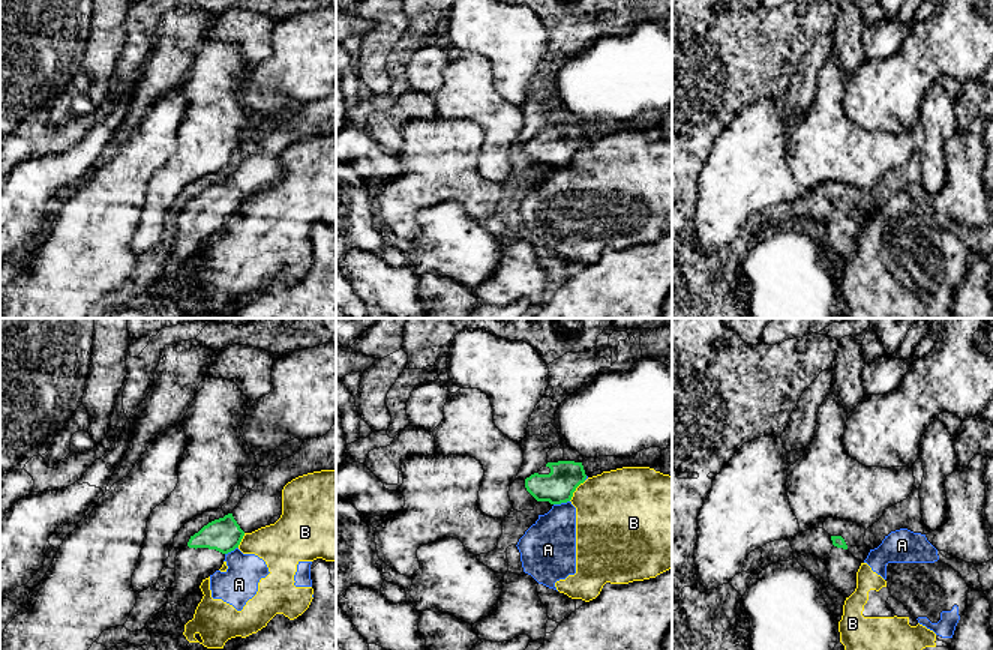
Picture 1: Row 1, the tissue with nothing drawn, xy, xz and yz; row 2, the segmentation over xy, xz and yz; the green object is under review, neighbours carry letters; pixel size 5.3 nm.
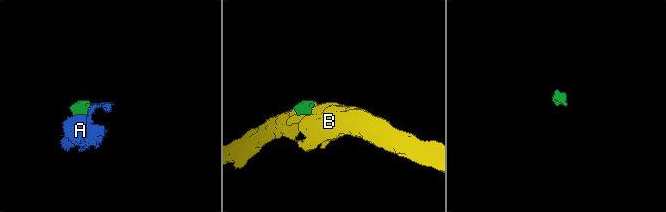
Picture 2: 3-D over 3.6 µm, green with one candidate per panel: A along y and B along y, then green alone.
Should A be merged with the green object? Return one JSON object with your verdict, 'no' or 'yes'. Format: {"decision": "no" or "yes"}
{"decision": "no"}

